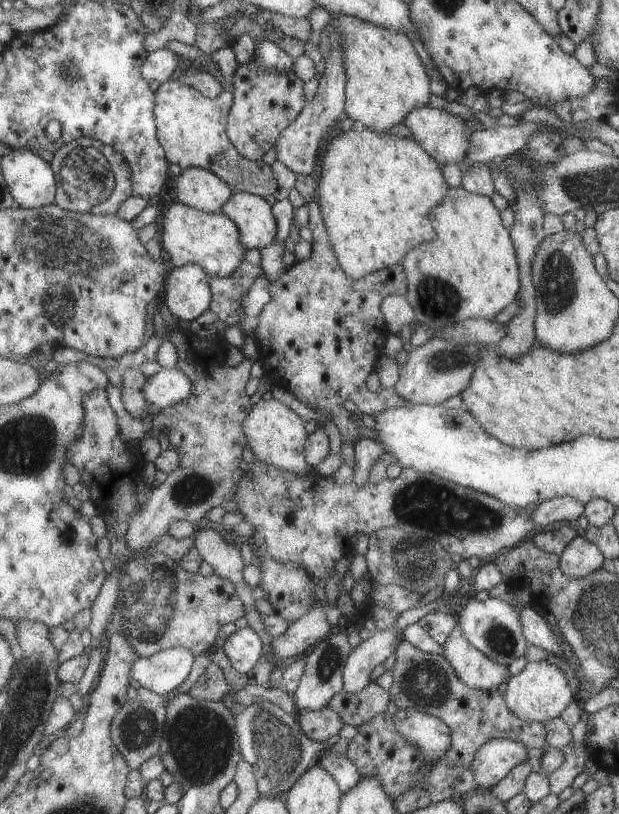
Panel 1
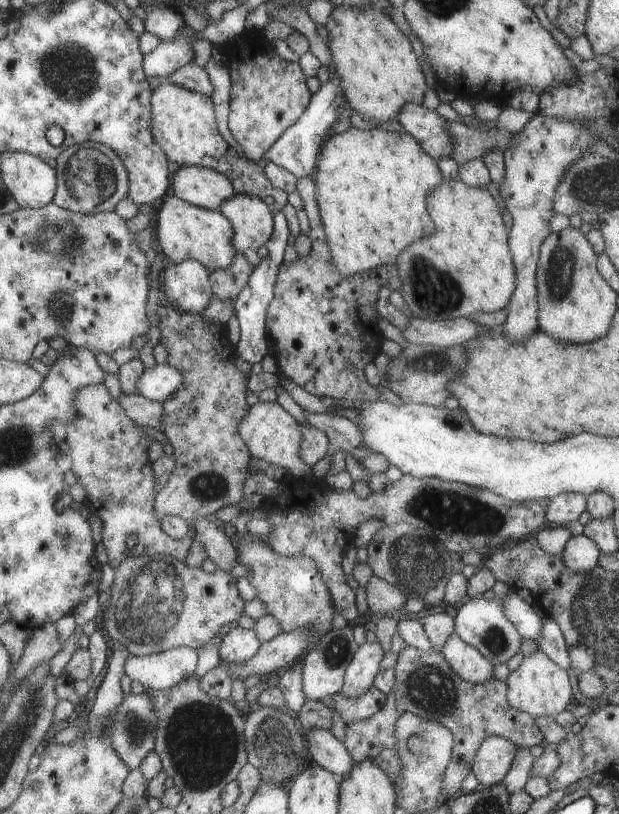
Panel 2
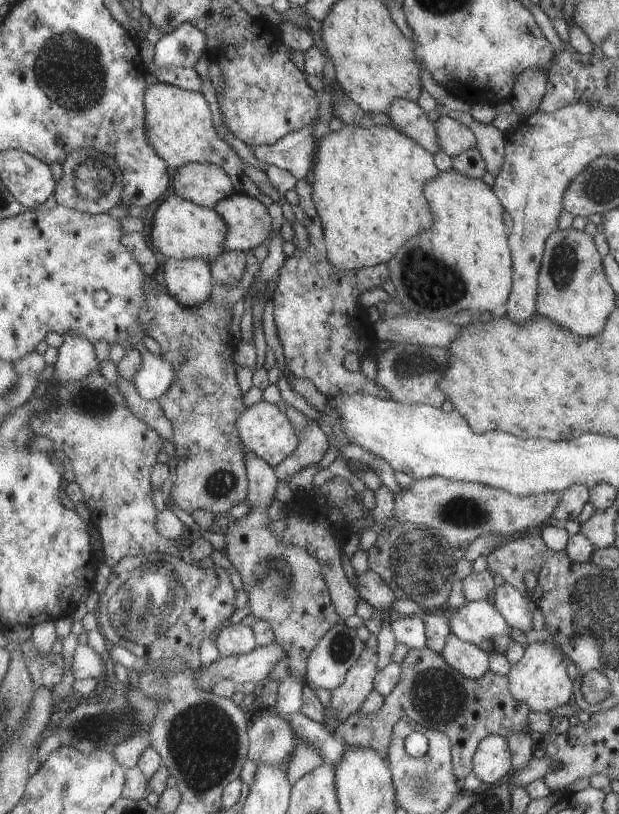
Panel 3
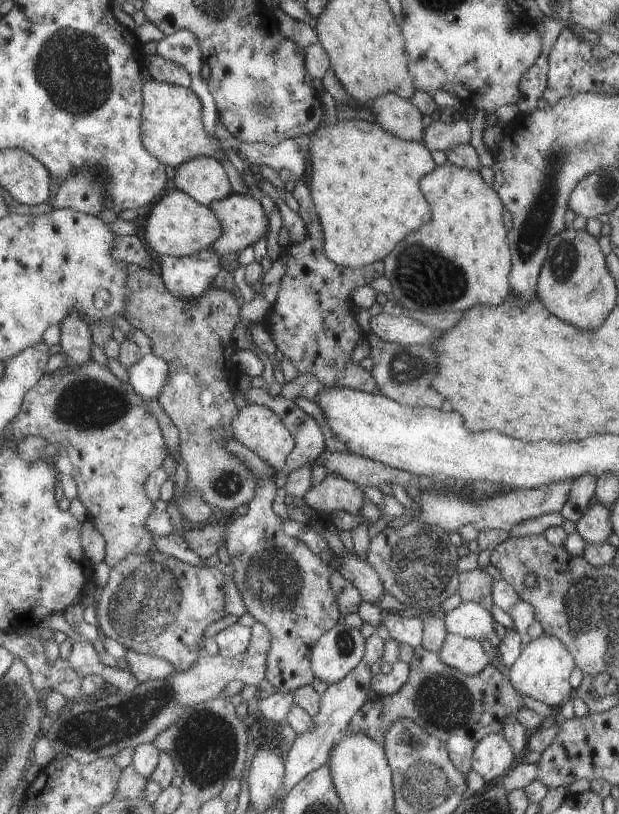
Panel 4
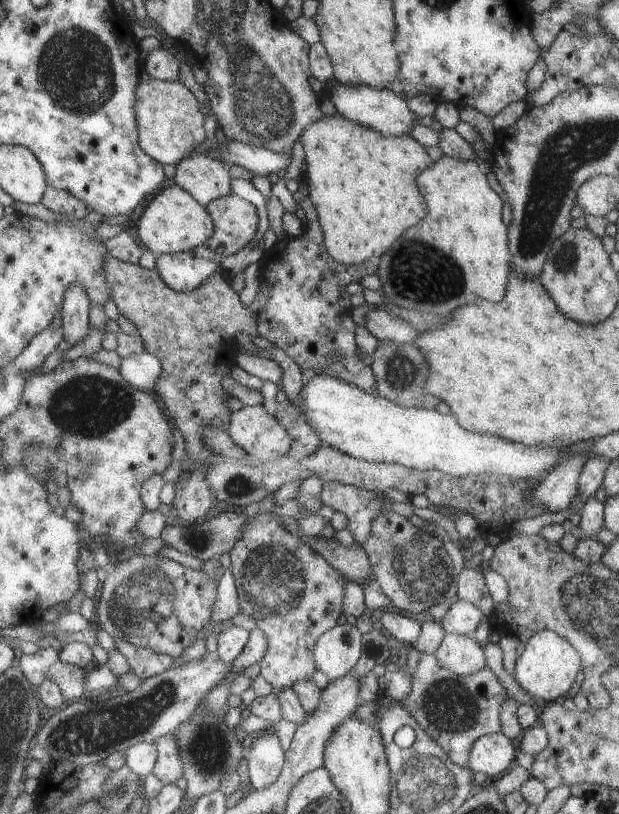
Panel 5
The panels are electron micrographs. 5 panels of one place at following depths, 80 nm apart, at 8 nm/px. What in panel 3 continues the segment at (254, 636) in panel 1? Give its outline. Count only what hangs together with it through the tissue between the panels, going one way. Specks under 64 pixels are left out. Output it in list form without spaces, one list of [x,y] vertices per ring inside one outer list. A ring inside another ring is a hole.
[[[224,624],[214,634],[219,657],[241,656],[255,648],[254,632],[247,626]]]

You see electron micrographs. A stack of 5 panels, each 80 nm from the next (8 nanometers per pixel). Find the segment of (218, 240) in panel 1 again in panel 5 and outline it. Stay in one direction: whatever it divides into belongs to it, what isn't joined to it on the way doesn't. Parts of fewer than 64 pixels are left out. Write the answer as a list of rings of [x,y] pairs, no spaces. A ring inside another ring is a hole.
[[[175,185],[167,186],[161,194],[152,199],[136,227],[139,239],[156,257],[166,253],[187,252],[196,246],[203,246],[211,238],[214,230],[214,221],[207,214],[206,208]]]

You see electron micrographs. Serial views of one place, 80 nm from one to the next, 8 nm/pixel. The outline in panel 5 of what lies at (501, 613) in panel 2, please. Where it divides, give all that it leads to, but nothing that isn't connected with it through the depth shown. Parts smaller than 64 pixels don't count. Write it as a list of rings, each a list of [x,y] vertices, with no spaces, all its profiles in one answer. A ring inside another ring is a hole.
[[[455,599],[449,604],[449,610],[441,618],[440,624],[445,633],[468,635],[473,633],[483,614],[473,604]]]

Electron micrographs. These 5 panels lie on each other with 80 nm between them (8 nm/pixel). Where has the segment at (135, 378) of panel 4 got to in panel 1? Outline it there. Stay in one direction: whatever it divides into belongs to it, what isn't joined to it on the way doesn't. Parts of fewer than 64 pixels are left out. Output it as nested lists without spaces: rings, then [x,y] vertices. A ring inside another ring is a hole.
[[[175,367],[162,368],[146,382],[147,401],[162,410],[191,396],[191,379]]]

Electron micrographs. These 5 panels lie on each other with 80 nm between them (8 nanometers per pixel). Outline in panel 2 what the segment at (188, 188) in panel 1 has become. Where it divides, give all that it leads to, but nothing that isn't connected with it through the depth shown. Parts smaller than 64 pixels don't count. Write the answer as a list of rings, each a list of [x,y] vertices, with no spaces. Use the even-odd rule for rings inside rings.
[[[201,166],[179,167],[172,174],[172,196],[205,210],[217,210],[233,195],[234,188],[225,175]]]

